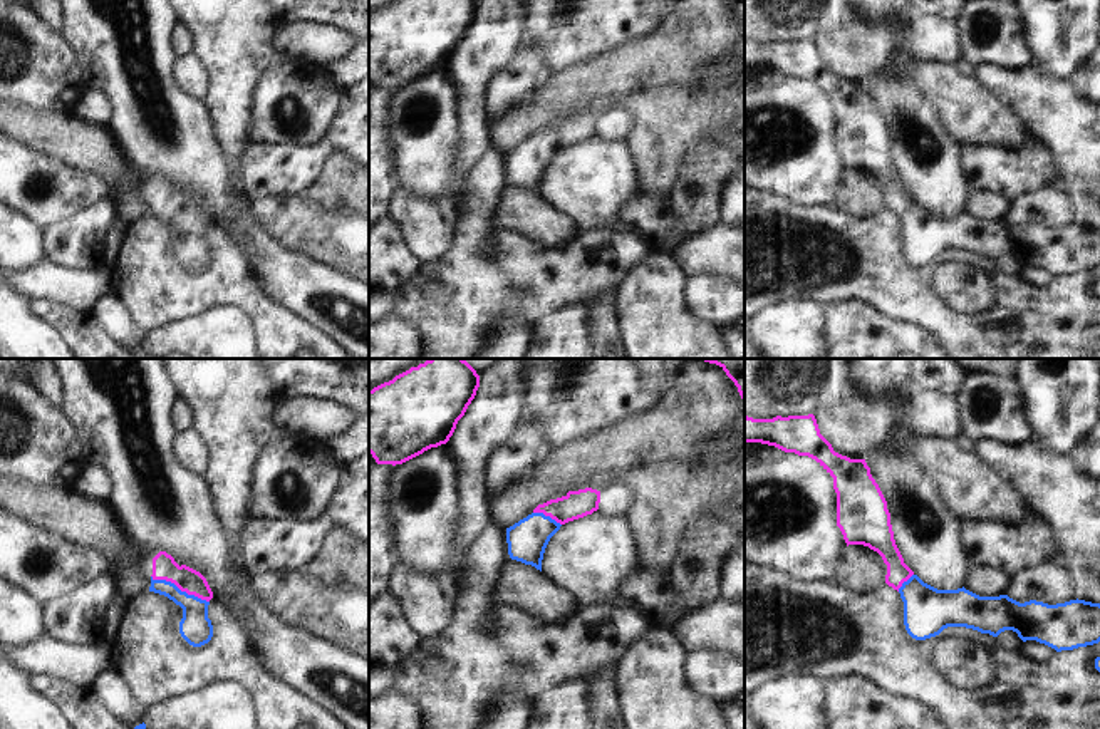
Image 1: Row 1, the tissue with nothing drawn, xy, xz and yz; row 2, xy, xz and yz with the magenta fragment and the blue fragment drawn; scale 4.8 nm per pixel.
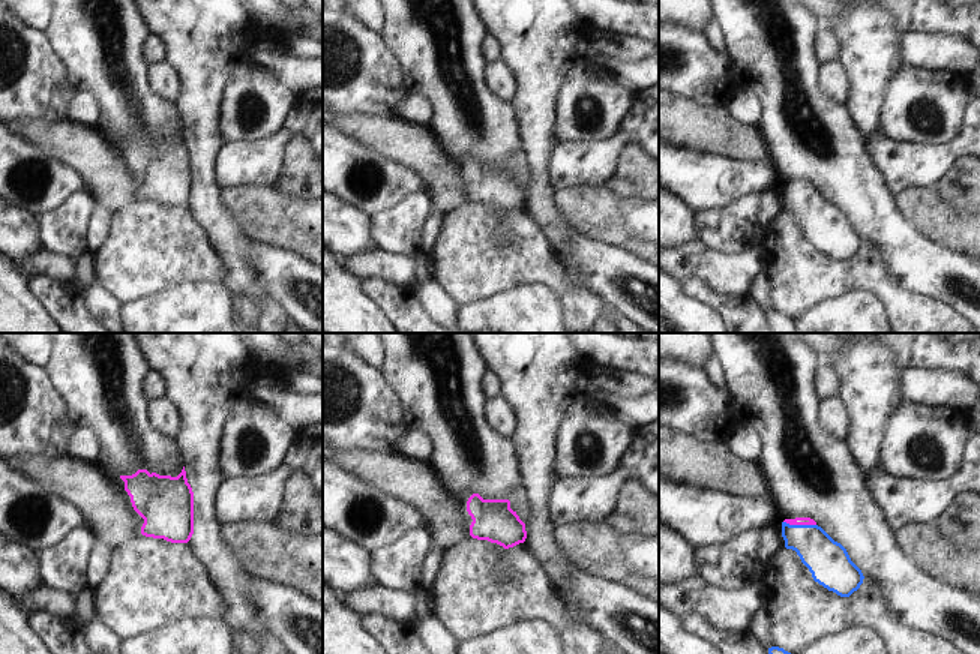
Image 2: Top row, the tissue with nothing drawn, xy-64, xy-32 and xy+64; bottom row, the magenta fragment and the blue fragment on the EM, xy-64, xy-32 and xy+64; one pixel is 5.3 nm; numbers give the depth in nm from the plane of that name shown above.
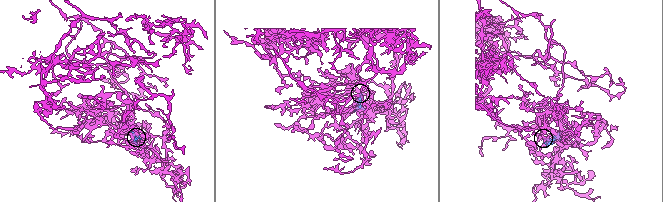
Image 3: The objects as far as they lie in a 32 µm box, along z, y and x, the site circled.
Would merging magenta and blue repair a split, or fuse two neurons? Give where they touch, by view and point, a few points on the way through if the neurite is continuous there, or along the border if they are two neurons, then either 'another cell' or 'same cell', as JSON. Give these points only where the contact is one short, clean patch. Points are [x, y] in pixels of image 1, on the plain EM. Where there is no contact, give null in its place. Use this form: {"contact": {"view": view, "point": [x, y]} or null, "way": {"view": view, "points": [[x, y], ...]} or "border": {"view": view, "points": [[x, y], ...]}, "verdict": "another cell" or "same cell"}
{"contact": {"view": "xy", "point": [180, 213]}, "way": {"view": "xy", "points": [[188, 205], [180, 213], [195, 228], [195, 252]]}, "verdict": "same cell"}

